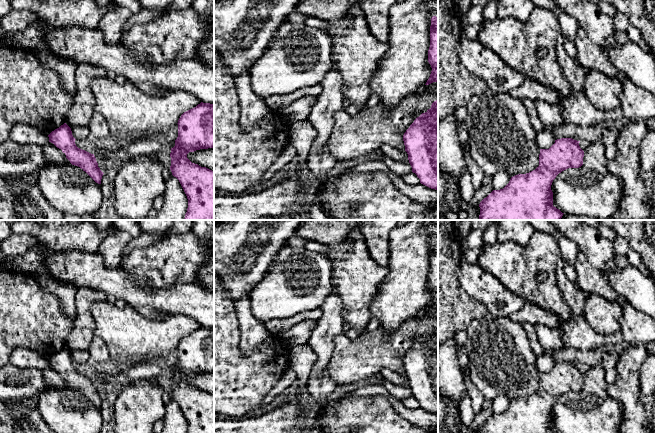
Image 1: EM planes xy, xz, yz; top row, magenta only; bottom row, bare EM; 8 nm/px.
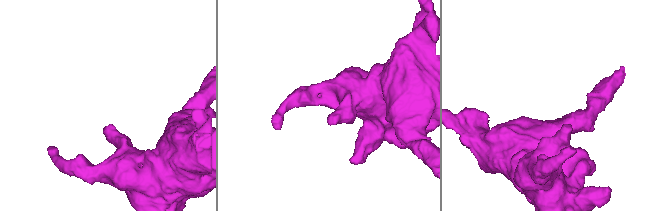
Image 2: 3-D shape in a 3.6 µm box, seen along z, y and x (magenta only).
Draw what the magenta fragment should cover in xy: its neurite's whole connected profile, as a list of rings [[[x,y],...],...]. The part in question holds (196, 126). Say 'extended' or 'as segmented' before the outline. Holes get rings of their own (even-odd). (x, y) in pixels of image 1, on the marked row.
as segmented | [[[201,102],[196,107],[184,112],[177,124],[178,137],[175,140],[175,146],[171,148],[170,170],[172,175],[179,180],[188,199],[188,208],[184,220],[214,220],[214,171],[192,163],[187,158],[189,152],[214,147],[214,104]]]

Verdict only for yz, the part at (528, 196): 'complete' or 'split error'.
complete

